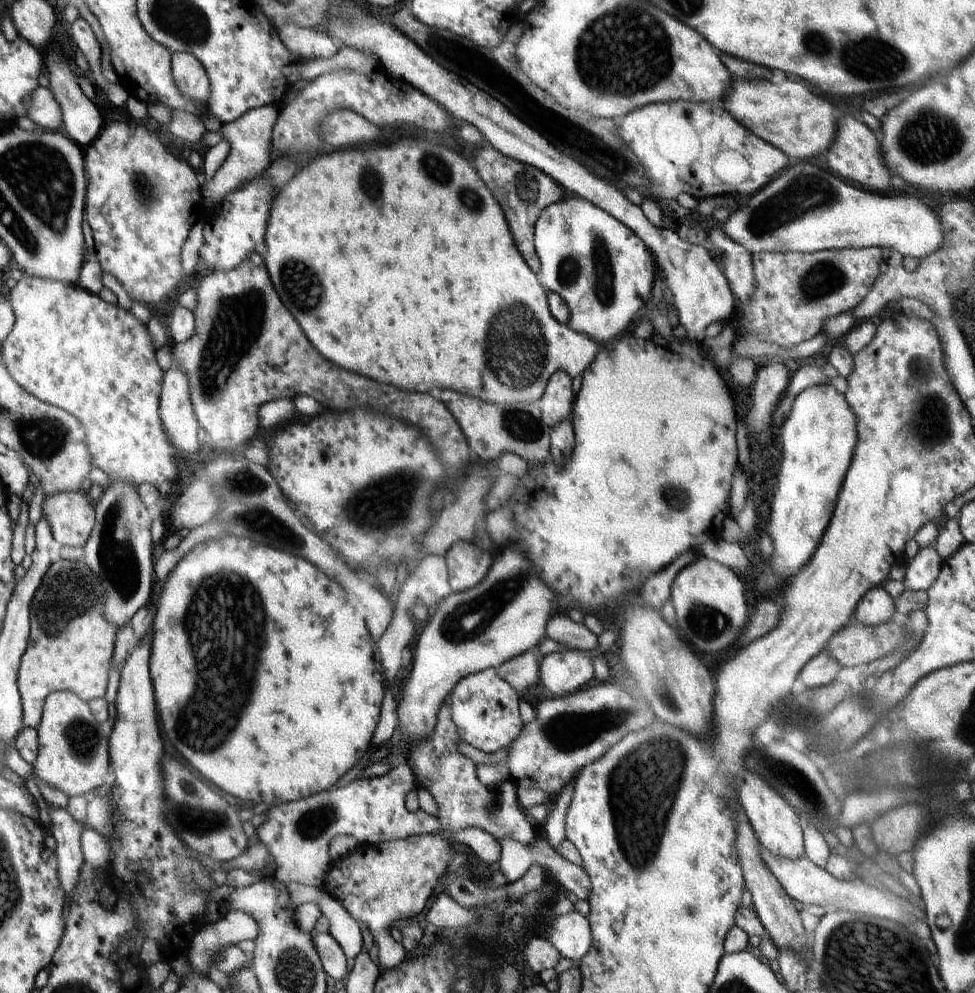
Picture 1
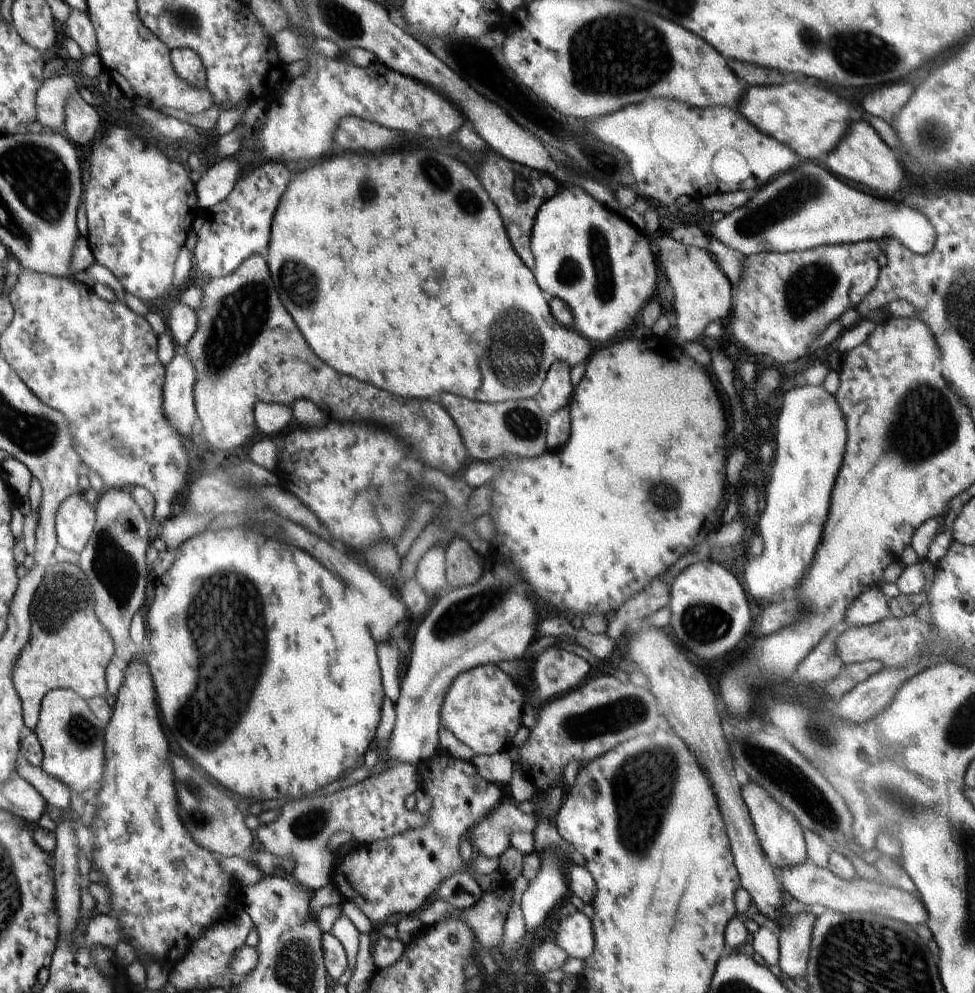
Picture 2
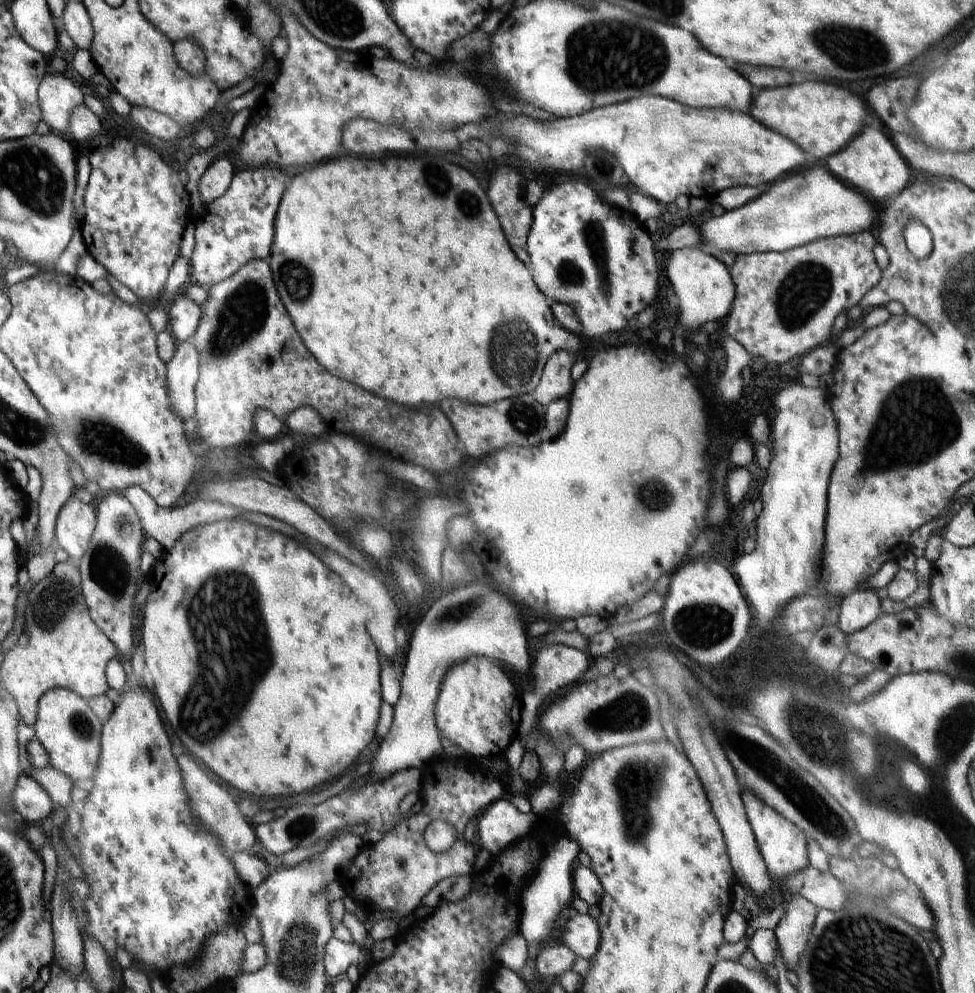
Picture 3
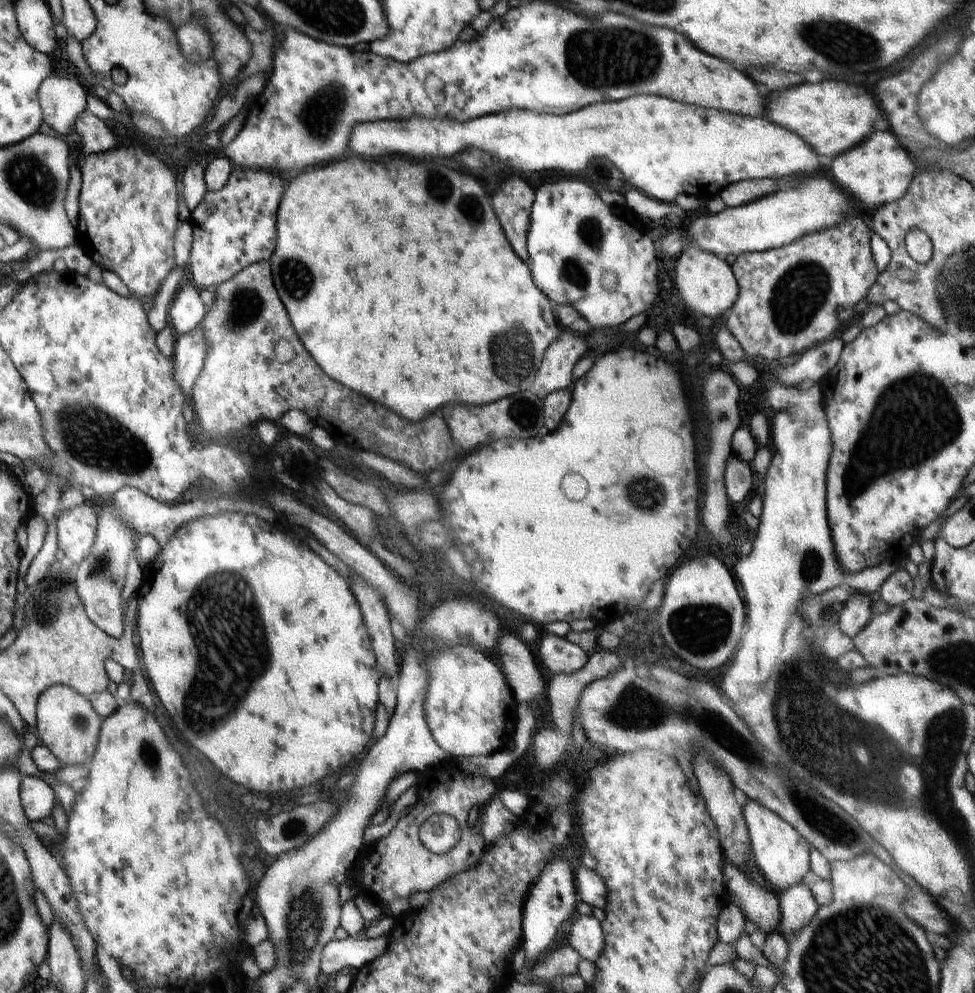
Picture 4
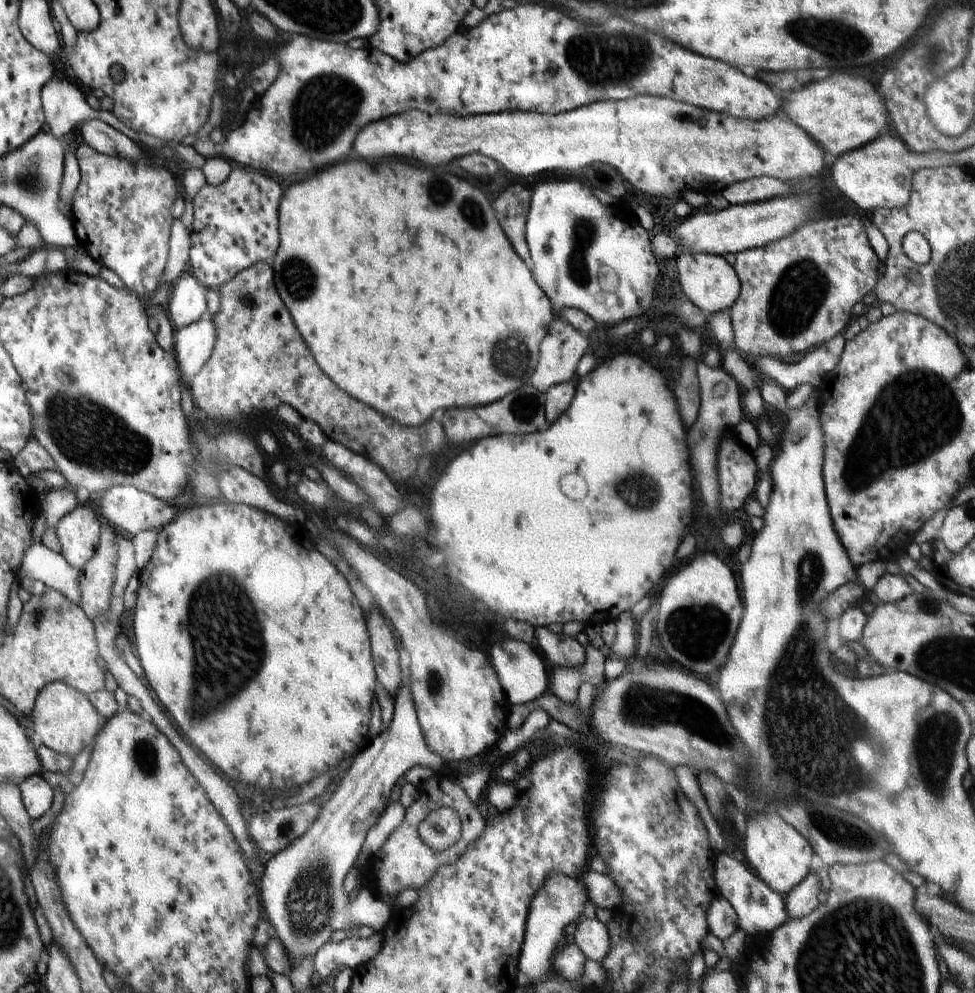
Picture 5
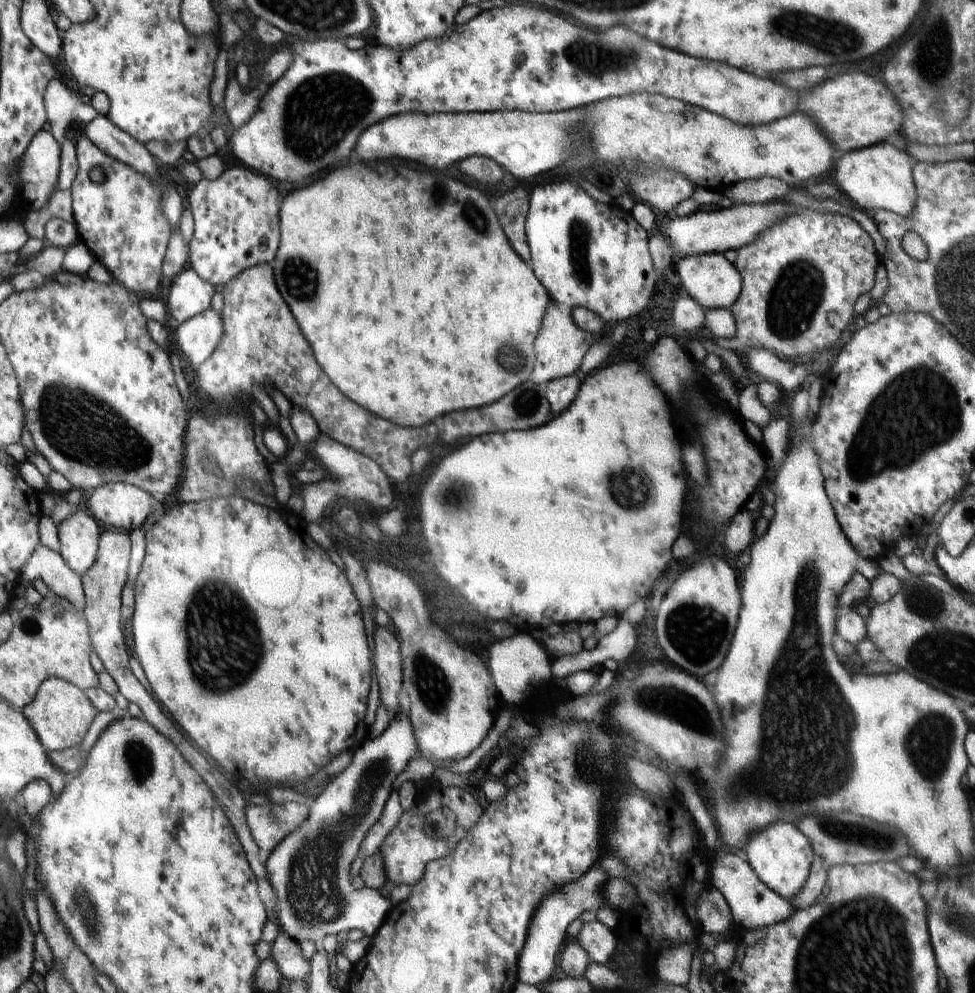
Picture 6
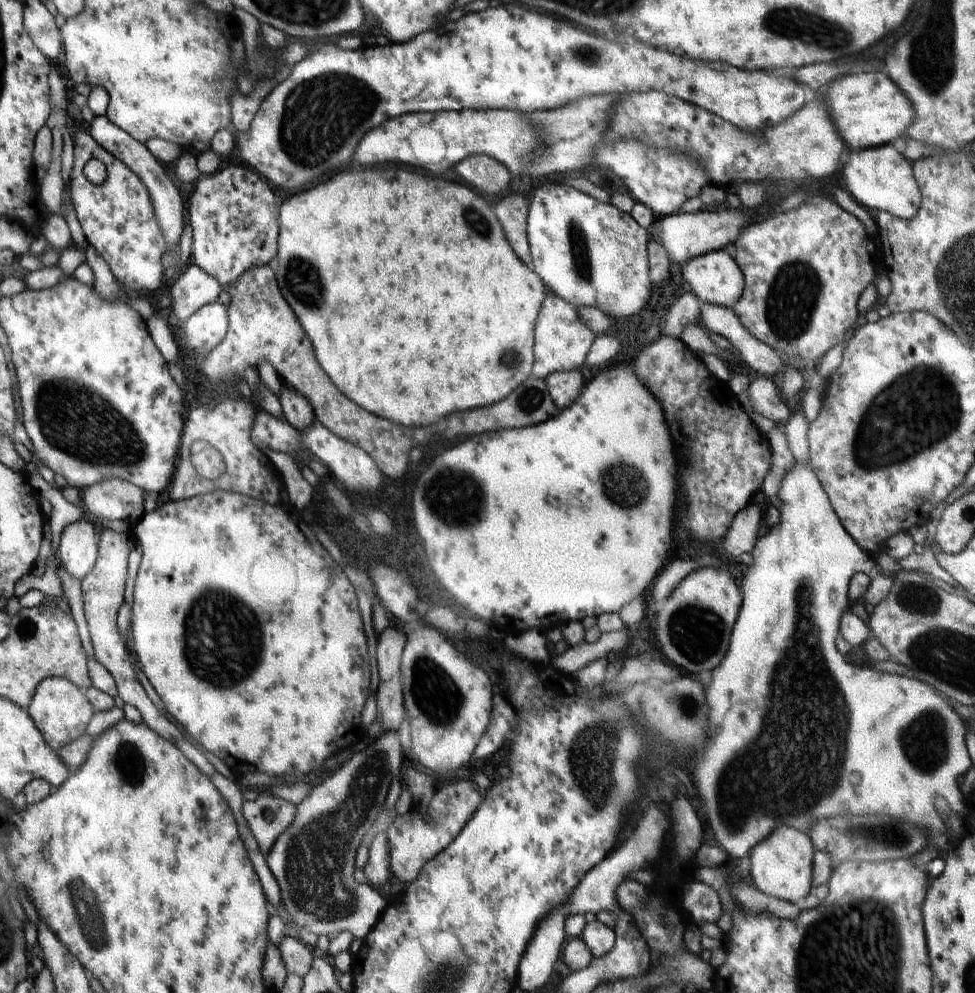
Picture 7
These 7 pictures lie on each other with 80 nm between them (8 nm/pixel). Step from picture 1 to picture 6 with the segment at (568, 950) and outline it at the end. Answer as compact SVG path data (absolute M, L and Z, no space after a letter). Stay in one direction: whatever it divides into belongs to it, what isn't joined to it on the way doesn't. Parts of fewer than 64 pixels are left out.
M598 920L584 923L576 940L598 964L606 965L615 953L616 934Z

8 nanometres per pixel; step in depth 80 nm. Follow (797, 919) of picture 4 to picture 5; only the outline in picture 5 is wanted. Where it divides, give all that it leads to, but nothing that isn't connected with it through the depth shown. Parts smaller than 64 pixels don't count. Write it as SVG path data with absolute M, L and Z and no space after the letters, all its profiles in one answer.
M815 873L809 875L797 887L783 895L784 906L789 919L799 919L812 914L820 905L820 881Z

